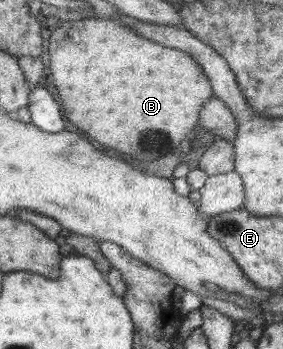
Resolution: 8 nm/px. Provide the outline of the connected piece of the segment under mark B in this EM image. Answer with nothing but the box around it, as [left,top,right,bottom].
[48,16,213,165]

